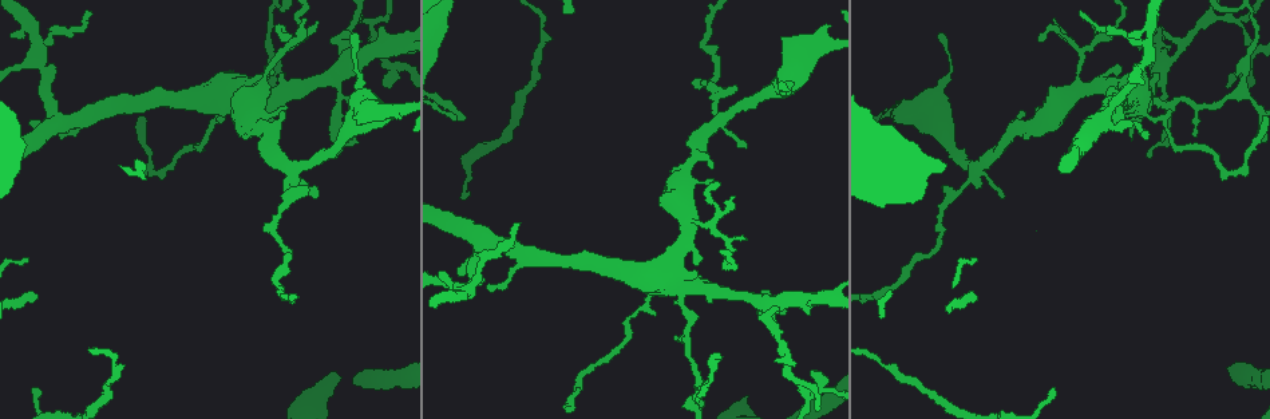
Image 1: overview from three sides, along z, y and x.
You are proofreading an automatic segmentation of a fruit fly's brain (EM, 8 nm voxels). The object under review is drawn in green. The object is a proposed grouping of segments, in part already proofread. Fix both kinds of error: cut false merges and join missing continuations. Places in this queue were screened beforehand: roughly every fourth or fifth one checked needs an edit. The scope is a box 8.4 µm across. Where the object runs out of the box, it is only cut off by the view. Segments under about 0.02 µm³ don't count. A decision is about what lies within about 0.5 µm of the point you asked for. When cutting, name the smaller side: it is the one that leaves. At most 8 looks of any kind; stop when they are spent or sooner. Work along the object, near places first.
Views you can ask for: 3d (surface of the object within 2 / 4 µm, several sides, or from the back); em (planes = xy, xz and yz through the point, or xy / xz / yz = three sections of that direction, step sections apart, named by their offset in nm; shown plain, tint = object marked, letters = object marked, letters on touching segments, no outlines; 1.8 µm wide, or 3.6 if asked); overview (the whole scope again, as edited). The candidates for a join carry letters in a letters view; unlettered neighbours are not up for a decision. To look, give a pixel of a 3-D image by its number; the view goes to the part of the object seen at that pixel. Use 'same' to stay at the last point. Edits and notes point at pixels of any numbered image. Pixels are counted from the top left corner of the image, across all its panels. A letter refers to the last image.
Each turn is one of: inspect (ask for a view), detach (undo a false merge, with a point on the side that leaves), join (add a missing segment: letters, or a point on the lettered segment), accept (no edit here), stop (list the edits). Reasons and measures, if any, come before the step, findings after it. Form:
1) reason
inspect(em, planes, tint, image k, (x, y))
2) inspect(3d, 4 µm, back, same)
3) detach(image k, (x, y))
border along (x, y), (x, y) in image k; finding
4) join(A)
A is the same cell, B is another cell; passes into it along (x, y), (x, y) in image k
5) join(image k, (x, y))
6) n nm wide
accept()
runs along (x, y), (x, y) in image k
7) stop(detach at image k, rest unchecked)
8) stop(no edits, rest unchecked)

an open end
inspect(3d, 4 µm, image 1, (33, 389))

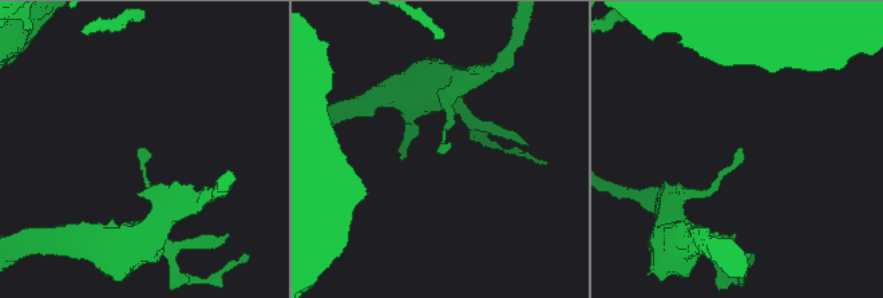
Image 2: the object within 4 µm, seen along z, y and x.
inspect(em, planes, letters, image 2, (438, 152))

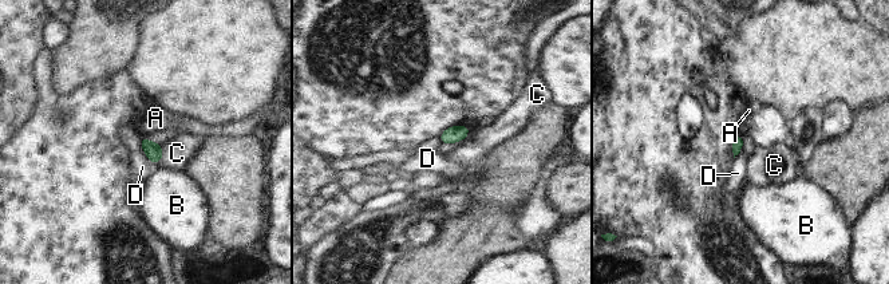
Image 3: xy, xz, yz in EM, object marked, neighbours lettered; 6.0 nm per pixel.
accept()
A, B, C and D are other cells; border along (142, 134), (141, 148), (151, 162) in image 3; no lettered segment goes on from it

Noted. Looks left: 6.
inspect(em, planes, letters, image 1, (712, 180))

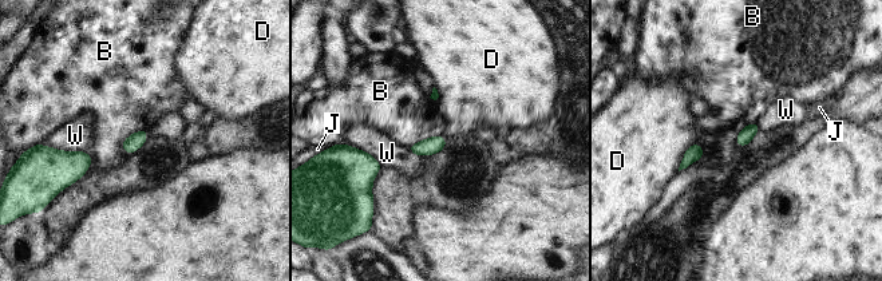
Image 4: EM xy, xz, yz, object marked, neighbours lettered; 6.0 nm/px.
D touches over 220 nm
accept()
B, D, J and W are other cells; border along (699, 142), (688, 147), (677, 170) in image 4; none of them fits

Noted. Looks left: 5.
branch stops here
inspect(em, planes, letters, image 1, (1053, 19))

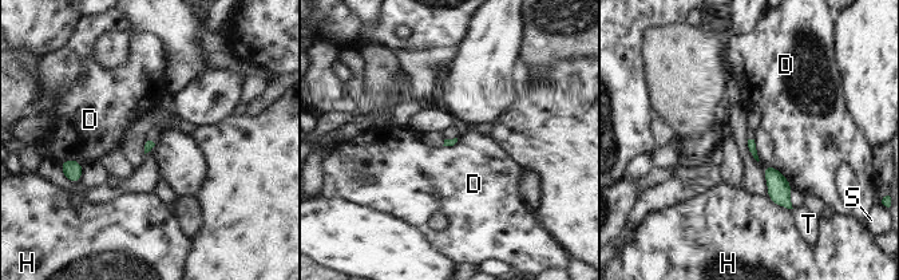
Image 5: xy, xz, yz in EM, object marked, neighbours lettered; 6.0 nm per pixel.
D touches over 220 nm
accept()
D, H, S and T are other cells; border along (763, 166), (776, 169), (792, 186) in image 5; none of them fits

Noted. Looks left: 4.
stop(no edits, rest unchecked)

